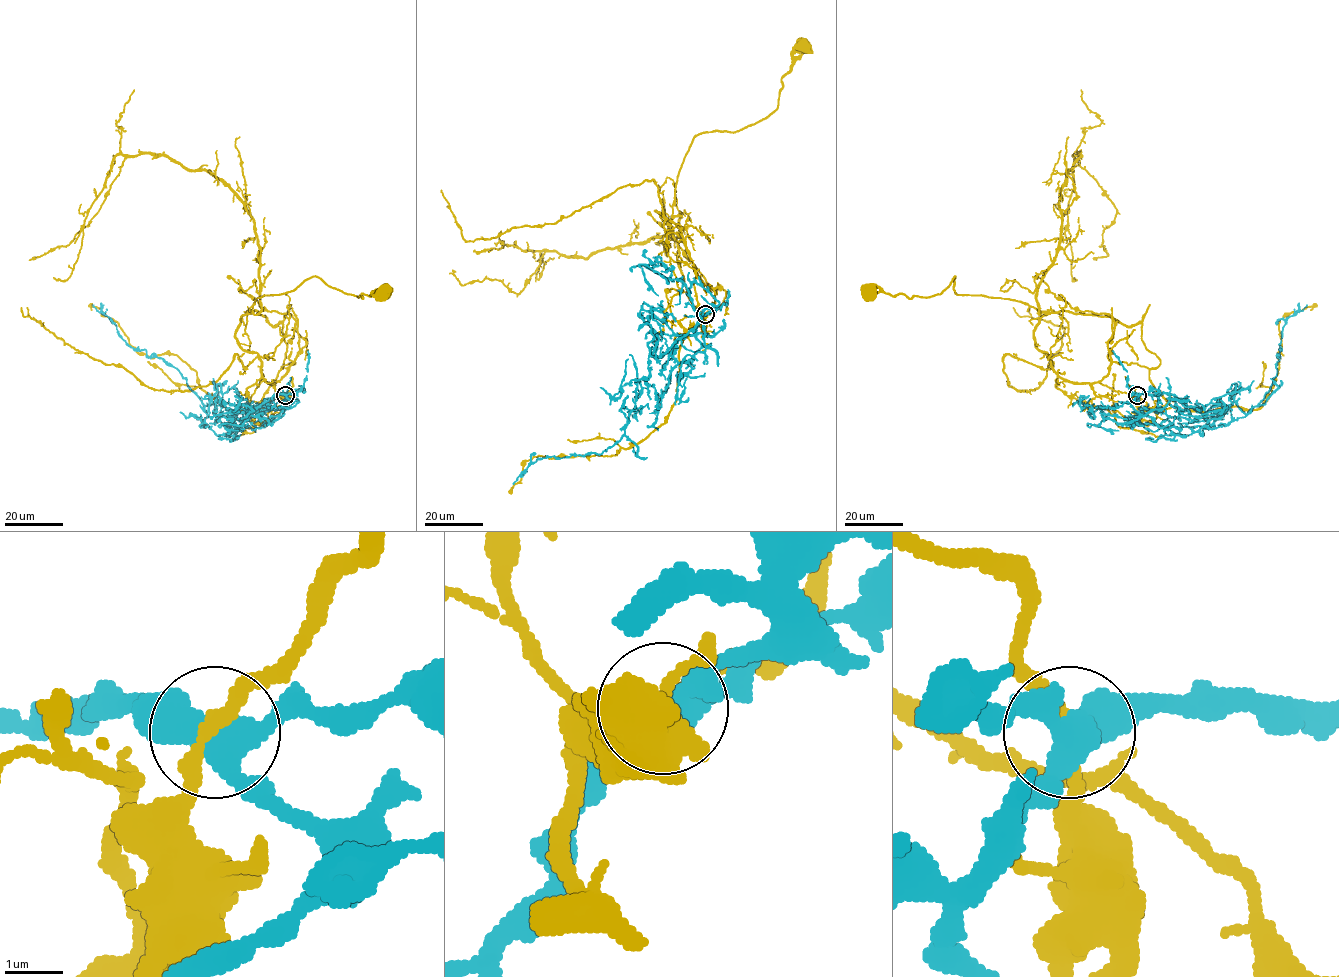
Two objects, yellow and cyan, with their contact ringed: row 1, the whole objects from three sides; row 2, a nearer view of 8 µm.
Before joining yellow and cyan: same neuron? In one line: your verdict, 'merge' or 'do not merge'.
do not merge

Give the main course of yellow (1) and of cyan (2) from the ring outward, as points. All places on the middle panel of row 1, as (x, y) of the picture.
1: (705, 314), (681, 231), (655, 211), (666, 223), (696, 136), (738, 131), (776, 109), (781, 78), (803, 46)
2: (705, 314), (695, 332), (701, 347), (673, 369), (661, 405), (640, 380), (611, 446), (538, 458), (513, 484)

